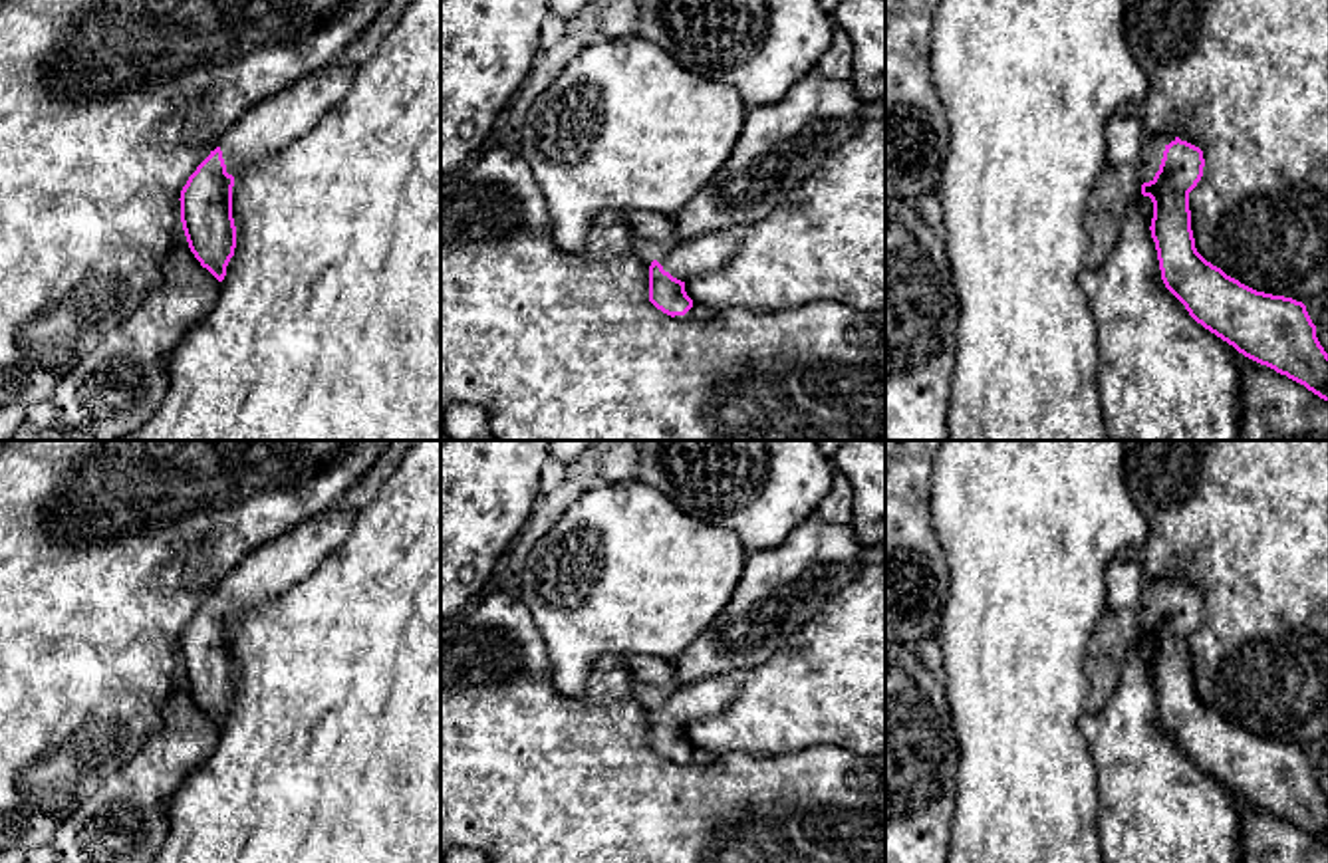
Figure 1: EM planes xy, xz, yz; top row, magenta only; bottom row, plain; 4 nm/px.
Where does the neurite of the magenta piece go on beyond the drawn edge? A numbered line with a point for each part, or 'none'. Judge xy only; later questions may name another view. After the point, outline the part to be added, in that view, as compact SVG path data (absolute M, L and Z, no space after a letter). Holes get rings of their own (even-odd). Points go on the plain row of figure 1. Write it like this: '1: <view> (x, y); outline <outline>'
1: xy (266, 572); outline M341 500L254 548L222 577L218 591L228 619L238 621L248 611L280 597L312 575L349 538L357 510L345 510Z

